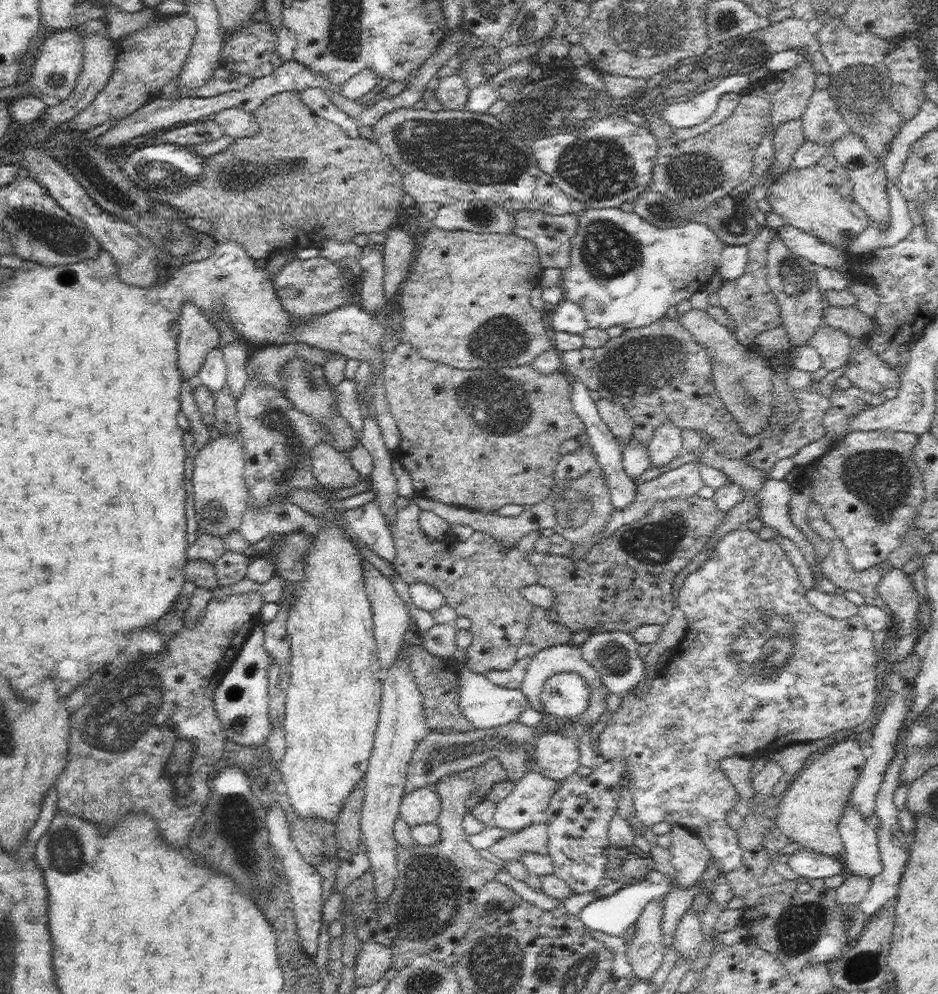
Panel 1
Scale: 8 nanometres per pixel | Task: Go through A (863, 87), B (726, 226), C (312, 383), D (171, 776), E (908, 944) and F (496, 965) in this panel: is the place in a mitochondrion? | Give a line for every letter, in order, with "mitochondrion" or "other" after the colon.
A: mitochondrion
B: mitochondrion
C: mitochondrion
D: other
E: other
F: mitochondrion

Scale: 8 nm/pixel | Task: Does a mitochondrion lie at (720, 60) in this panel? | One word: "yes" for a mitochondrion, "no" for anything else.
yes

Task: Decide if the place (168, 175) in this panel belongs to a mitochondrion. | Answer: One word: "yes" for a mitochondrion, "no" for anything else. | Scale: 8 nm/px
yes

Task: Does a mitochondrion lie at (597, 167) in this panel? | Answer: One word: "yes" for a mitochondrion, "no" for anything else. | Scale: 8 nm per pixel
yes

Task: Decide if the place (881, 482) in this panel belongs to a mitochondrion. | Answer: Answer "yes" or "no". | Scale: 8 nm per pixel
yes

